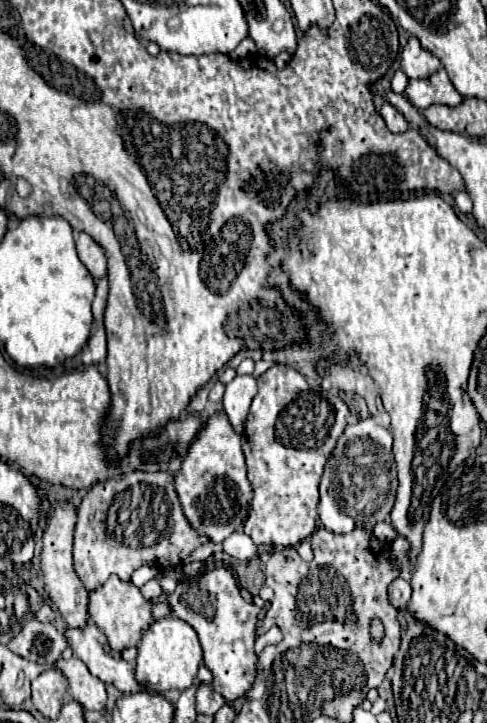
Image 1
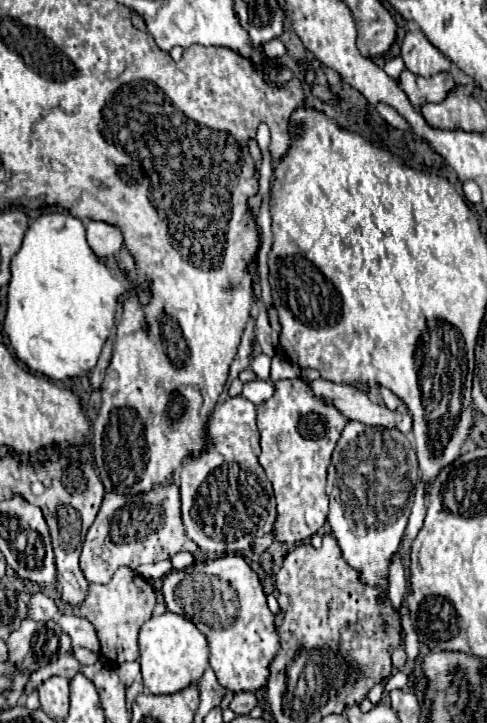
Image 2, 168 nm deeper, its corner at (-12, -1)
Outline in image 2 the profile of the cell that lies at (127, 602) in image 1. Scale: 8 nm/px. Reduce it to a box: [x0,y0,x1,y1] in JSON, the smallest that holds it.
[80,568,156,664]

